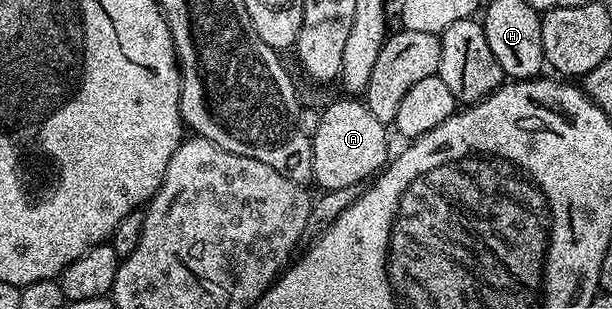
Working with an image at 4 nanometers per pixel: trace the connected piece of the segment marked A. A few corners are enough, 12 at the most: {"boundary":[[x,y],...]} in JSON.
{"boundary":[[363,101],[320,111],[312,179],[324,191],[371,180],[389,128]]}

